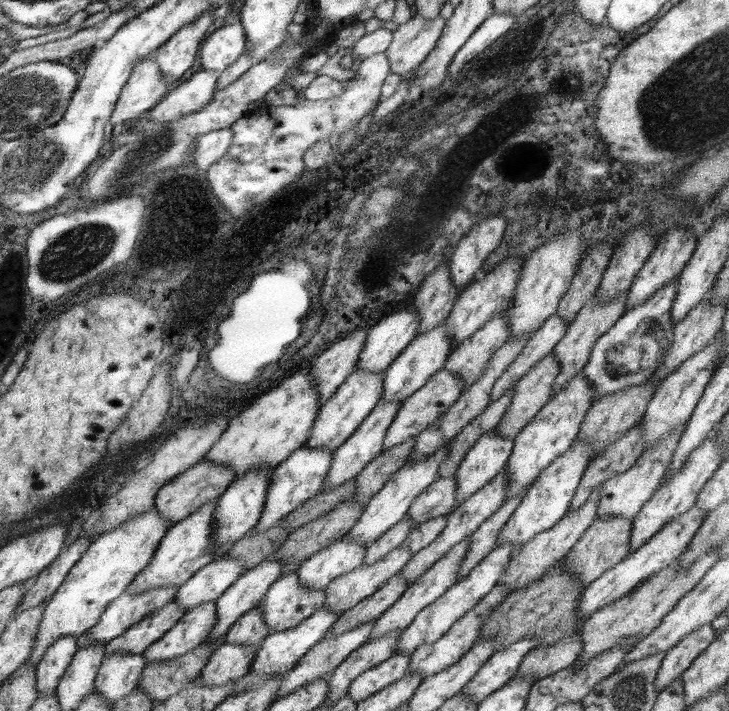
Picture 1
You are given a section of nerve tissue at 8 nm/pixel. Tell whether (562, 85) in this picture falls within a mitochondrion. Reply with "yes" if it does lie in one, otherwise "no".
no

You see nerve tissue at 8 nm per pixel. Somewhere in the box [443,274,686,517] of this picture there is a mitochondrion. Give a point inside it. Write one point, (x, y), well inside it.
(637, 350)

